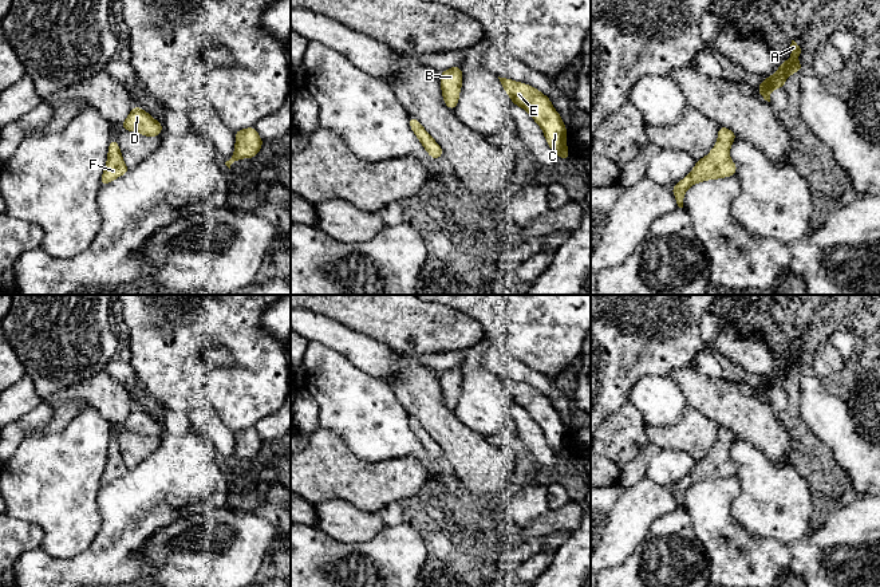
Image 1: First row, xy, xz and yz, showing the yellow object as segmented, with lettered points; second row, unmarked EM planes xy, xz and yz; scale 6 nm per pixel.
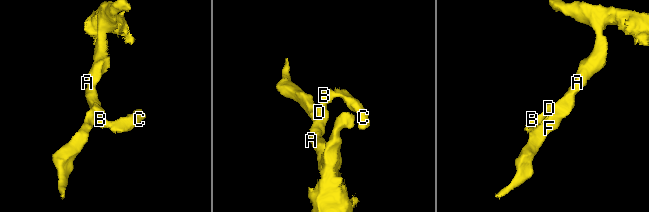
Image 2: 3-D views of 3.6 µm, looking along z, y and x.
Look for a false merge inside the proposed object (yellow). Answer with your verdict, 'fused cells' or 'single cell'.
single cell

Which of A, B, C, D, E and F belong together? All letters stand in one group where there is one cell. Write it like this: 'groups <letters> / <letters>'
groups A B C D E F

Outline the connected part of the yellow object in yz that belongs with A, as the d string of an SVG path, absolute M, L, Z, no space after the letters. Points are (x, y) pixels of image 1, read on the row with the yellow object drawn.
M792 40L790 52L793 54L785 63L781 63L778 71L765 78L758 88L755 88L765 101L770 102L770 92L773 88L782 88L785 80L789 75L798 72L804 66L796 58L797 55L802 56L802 48Z

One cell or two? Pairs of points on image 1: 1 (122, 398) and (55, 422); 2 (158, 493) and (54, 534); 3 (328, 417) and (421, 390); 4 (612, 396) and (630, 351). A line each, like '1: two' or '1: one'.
1: one
2: two
3: two
4: one

